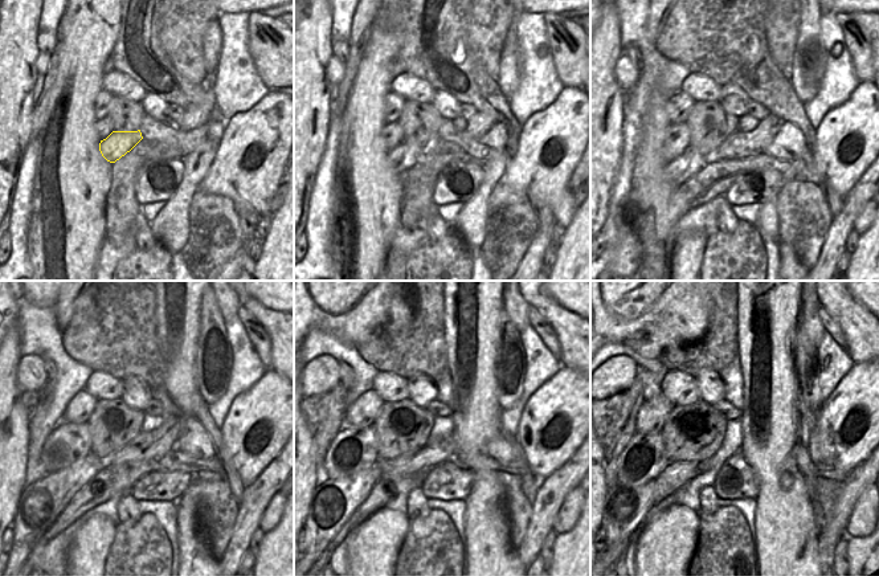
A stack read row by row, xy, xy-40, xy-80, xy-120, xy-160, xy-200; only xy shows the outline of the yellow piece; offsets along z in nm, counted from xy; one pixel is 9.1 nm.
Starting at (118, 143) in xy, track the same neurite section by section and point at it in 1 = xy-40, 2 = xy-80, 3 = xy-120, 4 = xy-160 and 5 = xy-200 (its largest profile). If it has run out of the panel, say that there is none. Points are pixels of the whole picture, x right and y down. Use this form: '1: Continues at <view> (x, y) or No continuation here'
1: Continues at xy-40 (408, 152)
2: Continues at xy-80 (678, 171)
3: Continues at xy-120 (58, 487)
4: Continues at xy-160 (355, 489)
5: Continues at xy-200 (620, 525).

